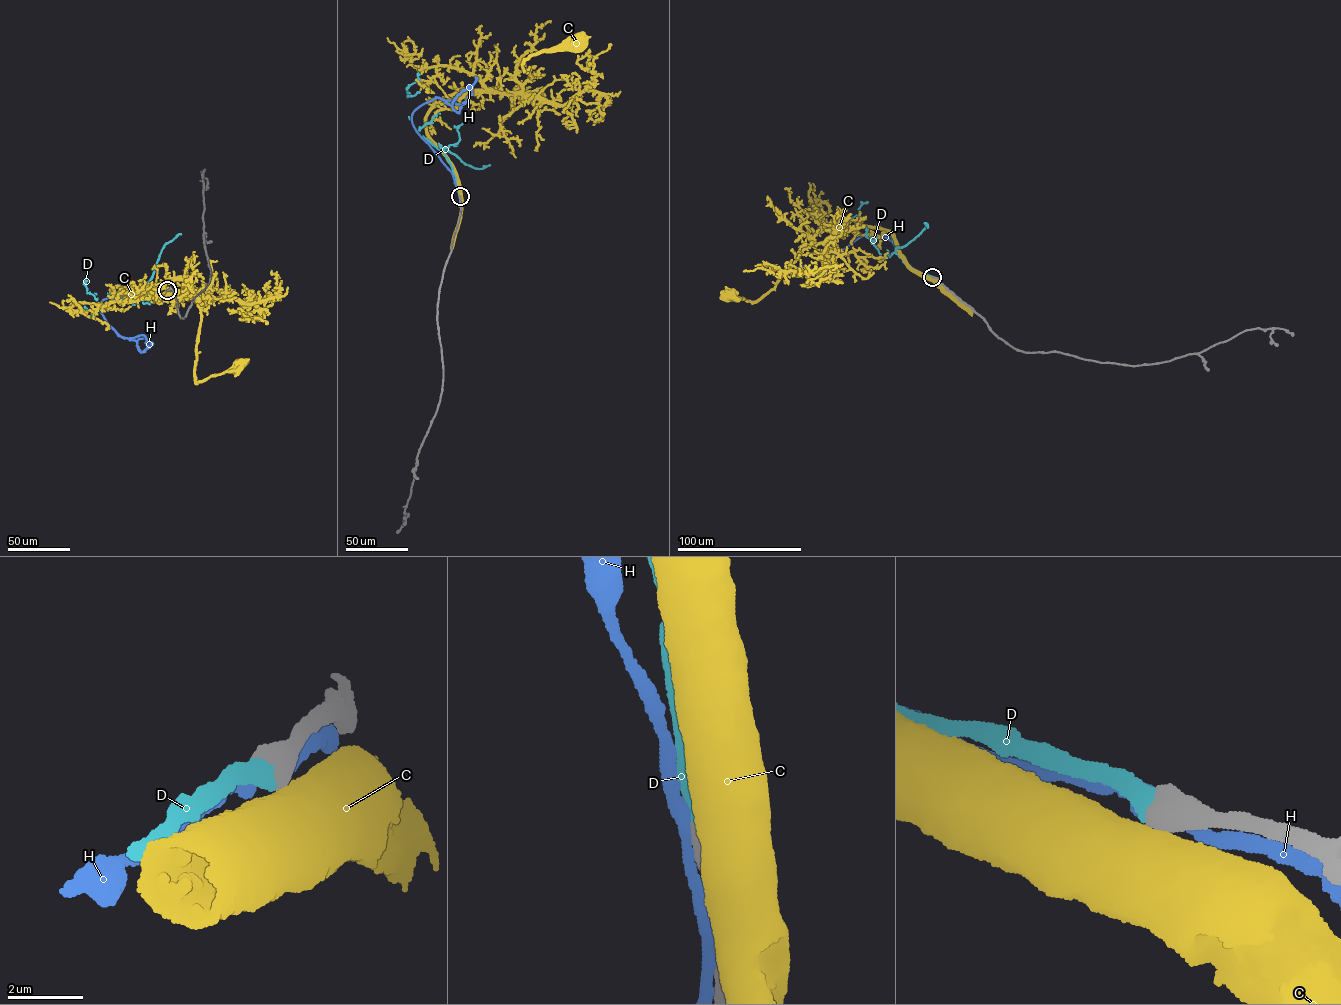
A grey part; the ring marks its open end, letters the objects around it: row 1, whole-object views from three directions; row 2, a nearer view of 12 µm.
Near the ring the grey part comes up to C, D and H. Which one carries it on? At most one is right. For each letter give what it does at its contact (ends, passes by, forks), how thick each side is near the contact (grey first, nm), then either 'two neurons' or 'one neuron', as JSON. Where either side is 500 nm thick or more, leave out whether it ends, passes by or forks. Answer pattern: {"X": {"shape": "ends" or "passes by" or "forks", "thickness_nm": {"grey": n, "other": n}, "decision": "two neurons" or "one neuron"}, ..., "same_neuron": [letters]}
{"C": {"thickness_nm": {"grey": 750, "other": 800}, "decision": "two neurons"}, "D": {"thickness_nm": {"grey": 750, "other": 480}, "decision": "one neuron"}, "H": {"thickness_nm": {"grey": 850, "other": 320}, "decision": "two neurons"}, "same_neuron": ["D"]}

